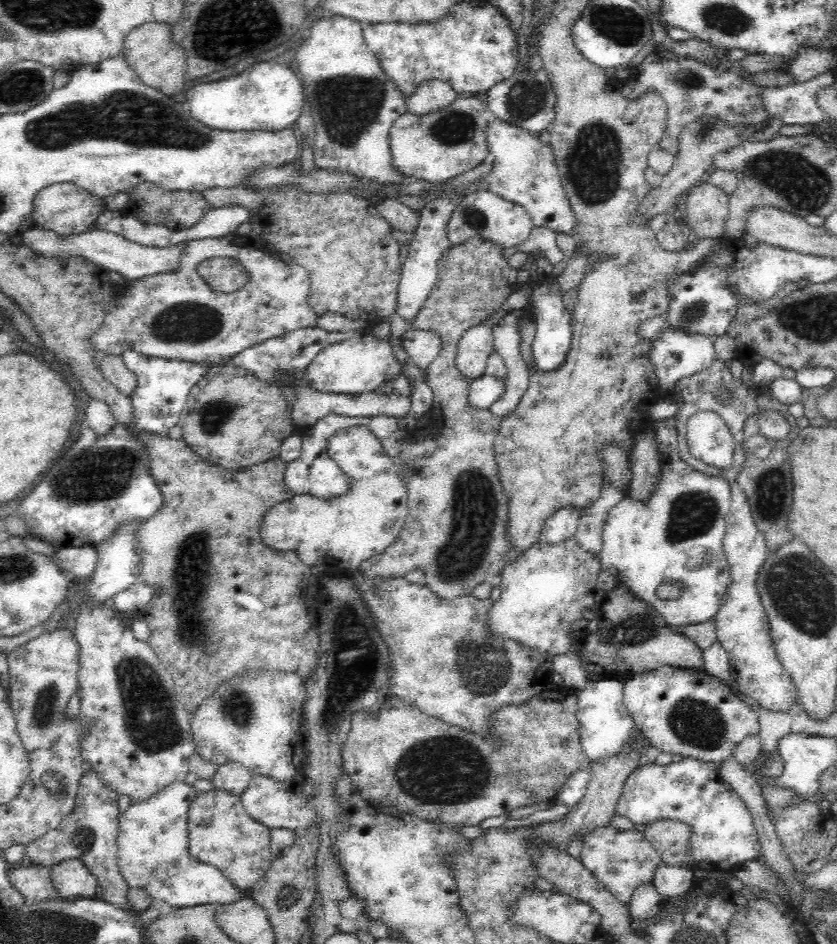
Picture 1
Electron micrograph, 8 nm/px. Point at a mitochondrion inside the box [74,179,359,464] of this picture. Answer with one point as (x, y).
(185, 322)

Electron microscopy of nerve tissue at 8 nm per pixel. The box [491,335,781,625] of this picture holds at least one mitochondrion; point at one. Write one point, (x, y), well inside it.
(691, 515)

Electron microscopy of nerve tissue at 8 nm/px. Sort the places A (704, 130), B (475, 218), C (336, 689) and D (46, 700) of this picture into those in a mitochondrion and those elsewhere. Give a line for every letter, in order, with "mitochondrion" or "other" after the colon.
A: mitochondrion
B: mitochondrion
C: mitochondrion
D: mitochondrion

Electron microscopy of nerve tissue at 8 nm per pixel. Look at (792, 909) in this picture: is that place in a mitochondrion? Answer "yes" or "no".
no

